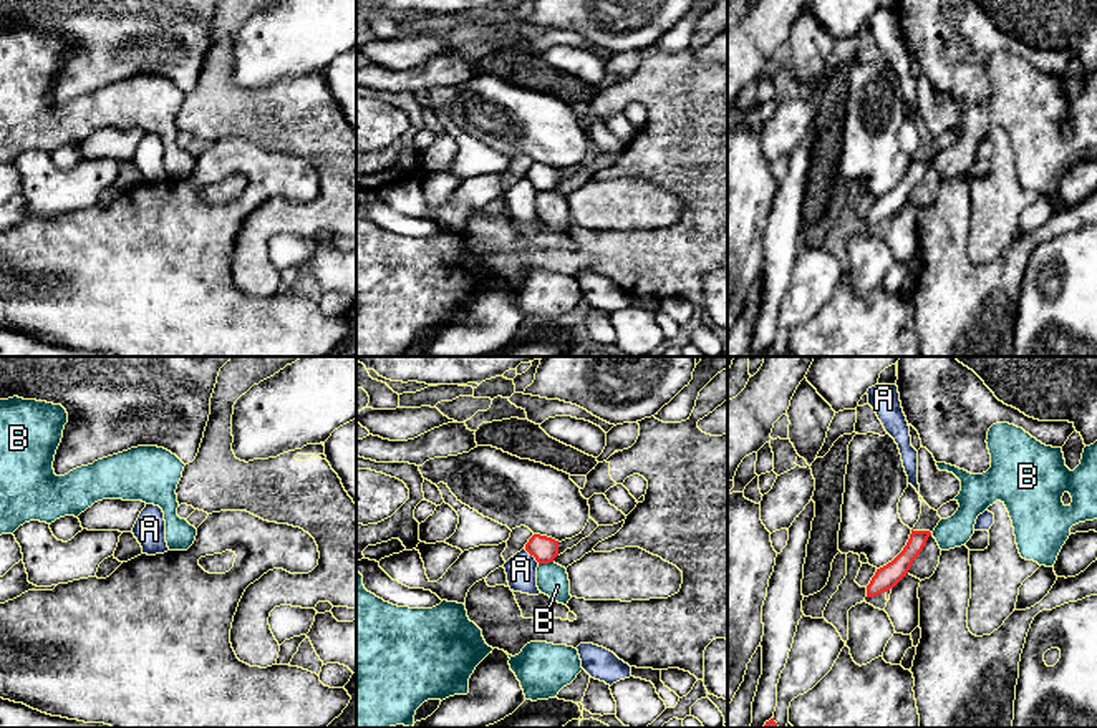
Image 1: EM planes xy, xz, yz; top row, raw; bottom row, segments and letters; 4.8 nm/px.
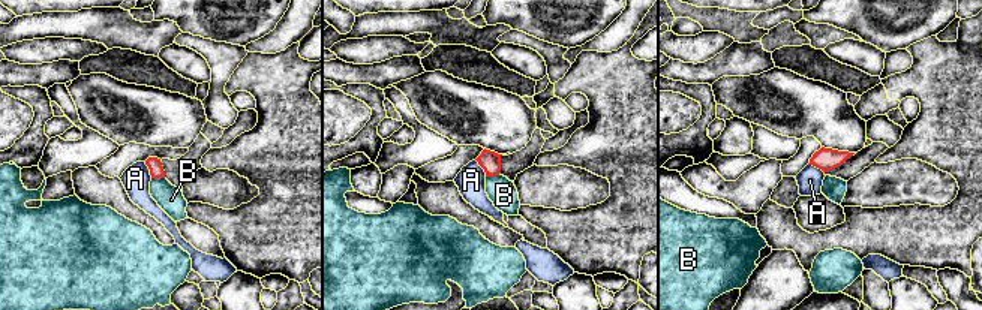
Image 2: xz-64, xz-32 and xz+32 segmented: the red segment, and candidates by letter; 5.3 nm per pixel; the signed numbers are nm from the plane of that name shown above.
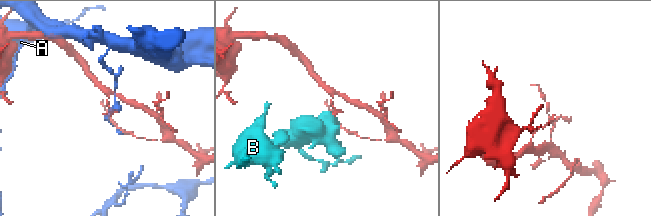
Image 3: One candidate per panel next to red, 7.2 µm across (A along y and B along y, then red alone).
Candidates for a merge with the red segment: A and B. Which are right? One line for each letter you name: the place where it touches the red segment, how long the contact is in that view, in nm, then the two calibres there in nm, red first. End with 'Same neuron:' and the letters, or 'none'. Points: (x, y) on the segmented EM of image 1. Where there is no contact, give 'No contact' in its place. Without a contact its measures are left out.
Same neuron: none

